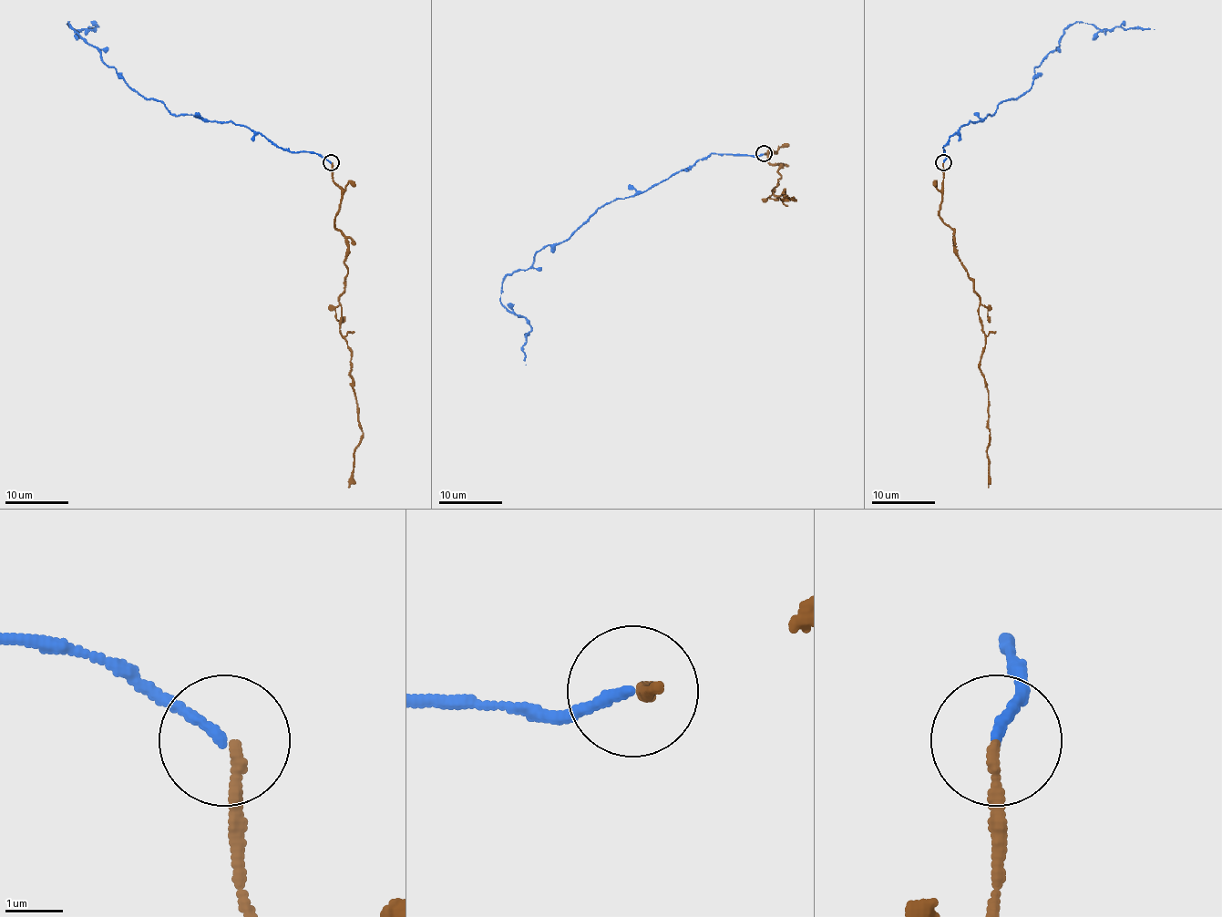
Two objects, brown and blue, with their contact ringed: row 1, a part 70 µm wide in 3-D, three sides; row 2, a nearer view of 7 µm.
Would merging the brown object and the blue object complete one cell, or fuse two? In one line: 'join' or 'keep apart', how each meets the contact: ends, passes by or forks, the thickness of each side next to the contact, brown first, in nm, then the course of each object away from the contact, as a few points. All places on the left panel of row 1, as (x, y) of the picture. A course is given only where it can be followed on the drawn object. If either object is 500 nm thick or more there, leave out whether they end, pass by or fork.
join | brown ends | blue ends | 160/160 nm | brown via (331, 162), (331, 178), (341, 189), (334, 227), (347, 246), (341, 322), (352, 356), (363, 432), (348, 488) | blue via (331, 162), (145, 99), (67, 22), (93, 29)

